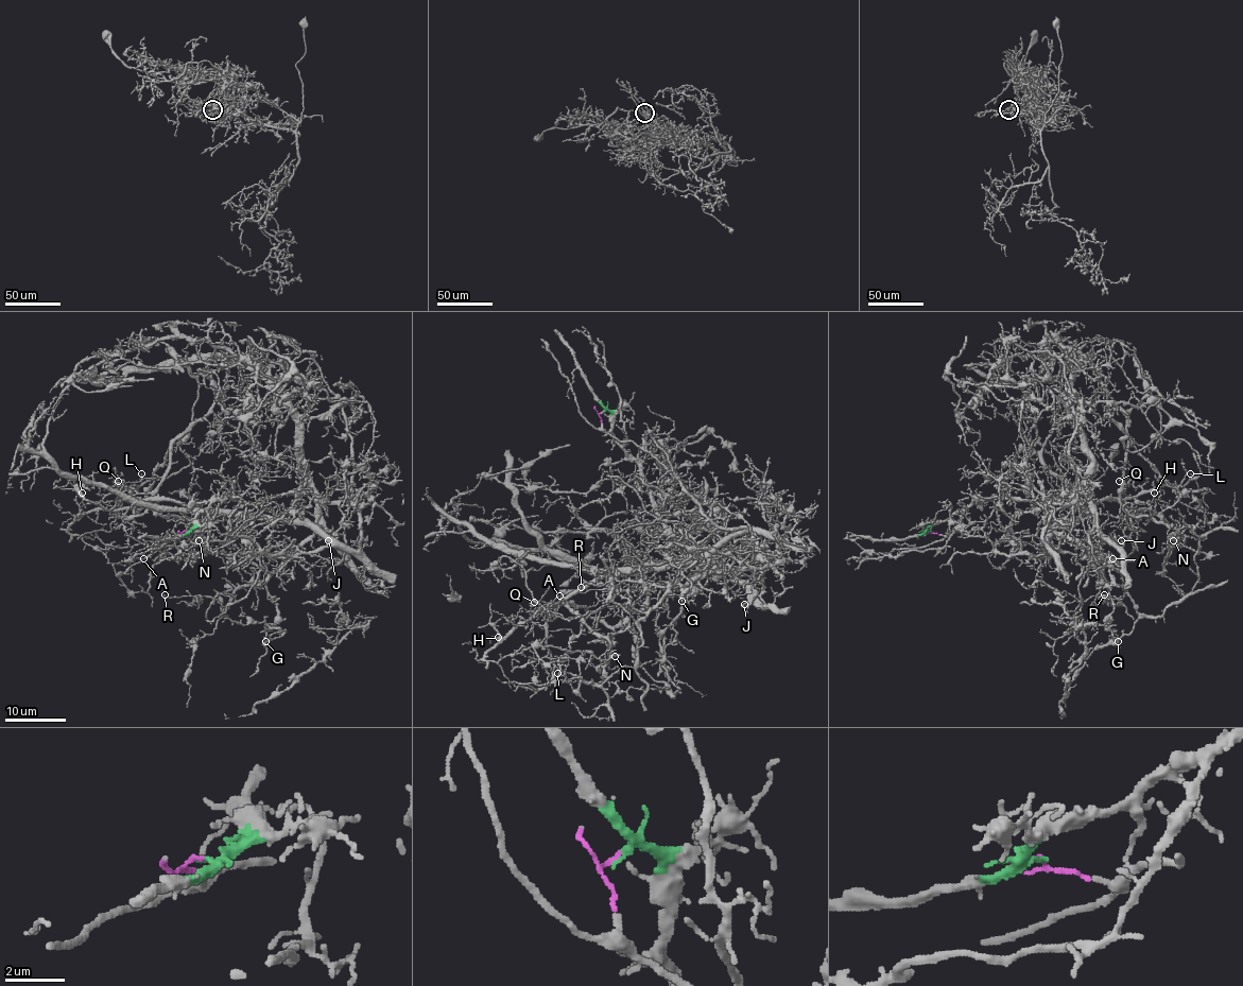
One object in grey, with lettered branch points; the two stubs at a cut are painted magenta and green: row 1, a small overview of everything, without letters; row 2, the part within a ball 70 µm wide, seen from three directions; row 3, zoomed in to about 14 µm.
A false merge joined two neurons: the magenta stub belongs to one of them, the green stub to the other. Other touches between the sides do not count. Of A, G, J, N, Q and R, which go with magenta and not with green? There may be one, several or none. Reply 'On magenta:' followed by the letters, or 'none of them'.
On magenta: none of them

